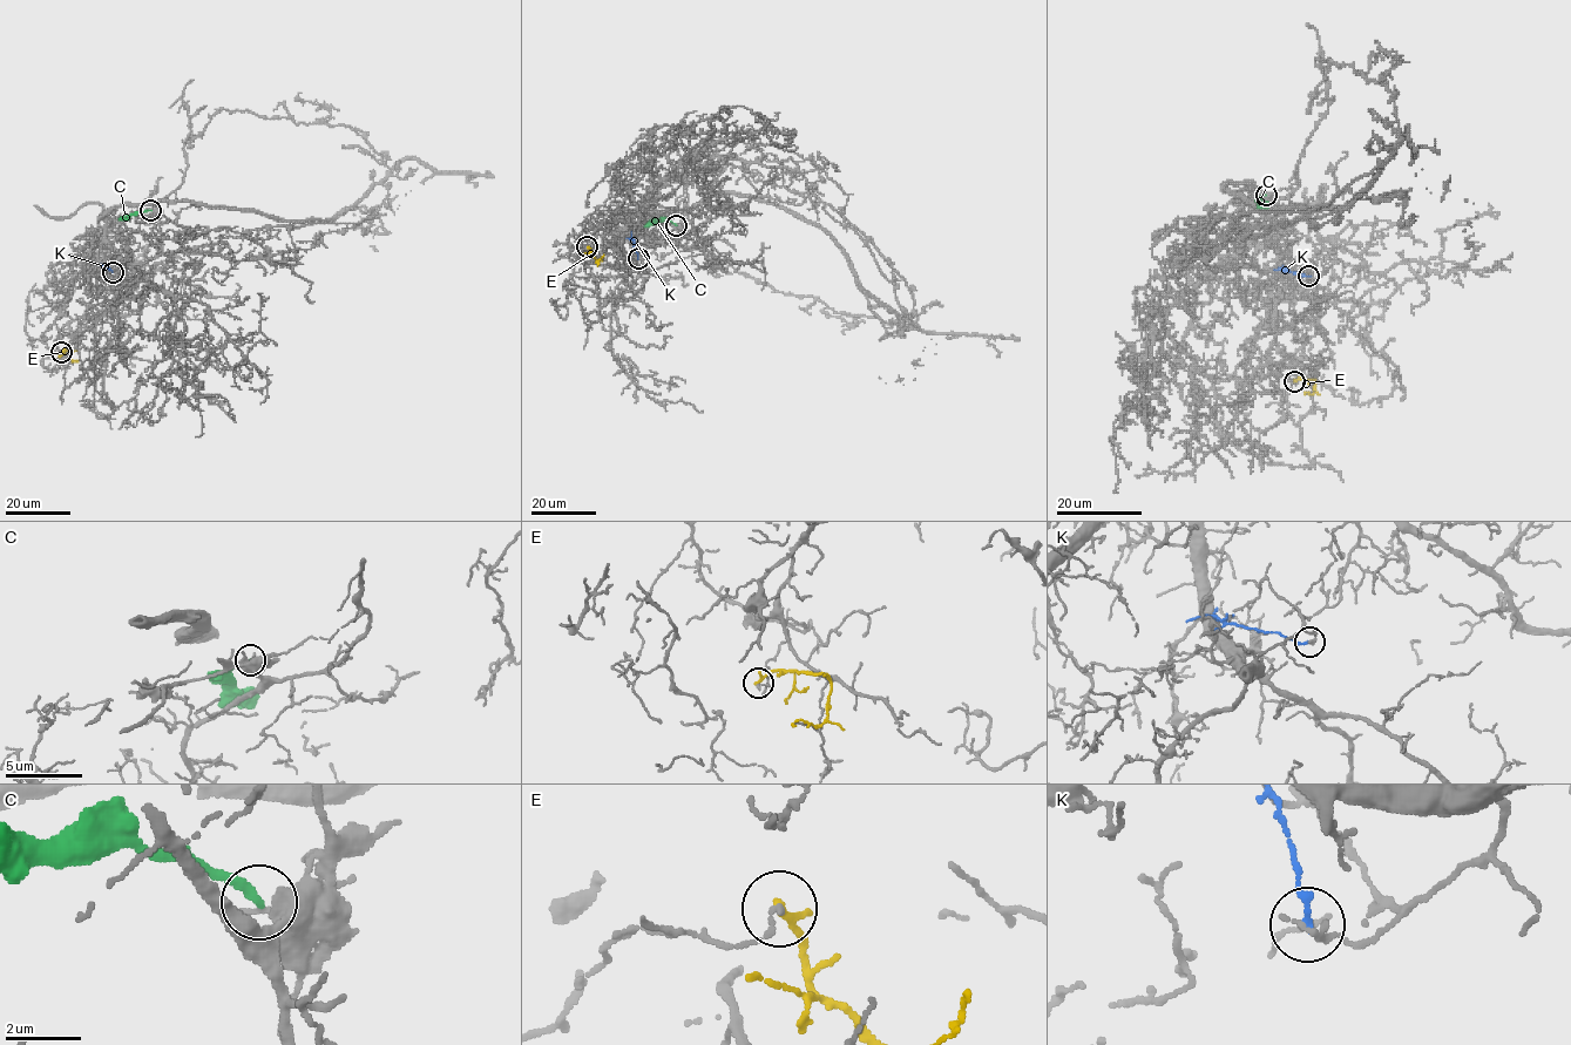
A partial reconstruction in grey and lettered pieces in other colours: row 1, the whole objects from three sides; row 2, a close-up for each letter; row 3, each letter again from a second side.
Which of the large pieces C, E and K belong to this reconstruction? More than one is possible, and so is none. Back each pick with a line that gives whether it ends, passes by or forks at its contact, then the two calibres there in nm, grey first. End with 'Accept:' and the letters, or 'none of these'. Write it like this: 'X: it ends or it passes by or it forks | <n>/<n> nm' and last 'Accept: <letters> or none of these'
Accept: none of these

